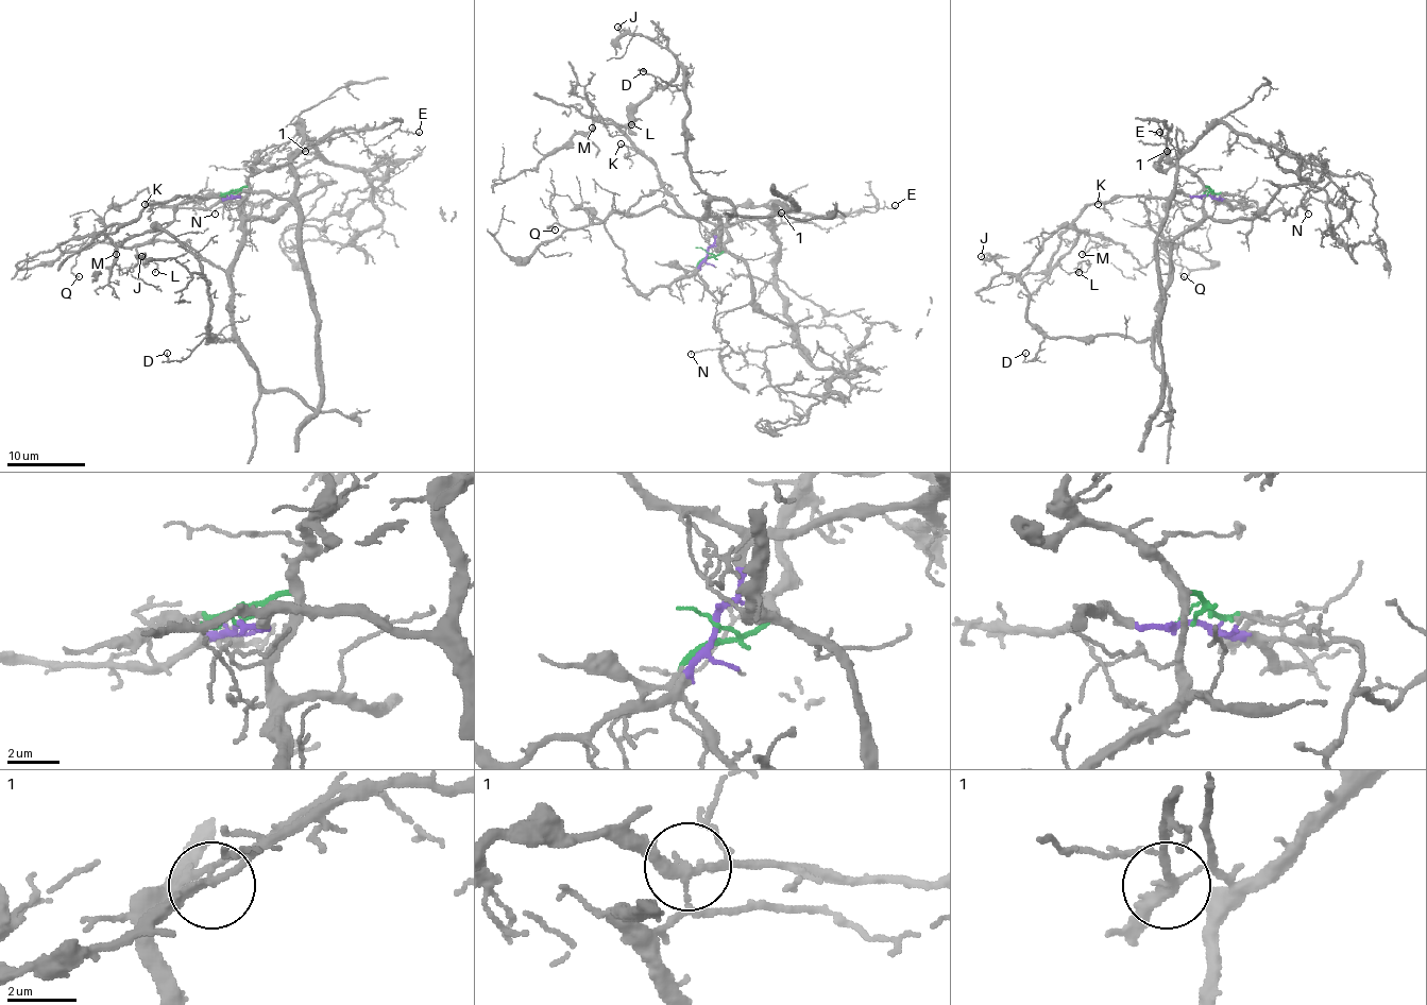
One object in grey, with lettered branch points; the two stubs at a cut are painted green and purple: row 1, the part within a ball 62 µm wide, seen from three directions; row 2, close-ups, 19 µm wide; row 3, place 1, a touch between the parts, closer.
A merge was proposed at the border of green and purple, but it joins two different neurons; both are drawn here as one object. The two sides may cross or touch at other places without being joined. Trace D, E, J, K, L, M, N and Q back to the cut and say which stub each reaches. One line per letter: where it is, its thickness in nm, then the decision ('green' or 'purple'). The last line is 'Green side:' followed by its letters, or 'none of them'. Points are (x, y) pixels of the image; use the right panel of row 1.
D: place (1025, 353); calibre 130 nm; green
E: place (1159, 132); calibre 130 nm; green
J: place (981, 256); calibre 120 nm; green
K: place (1098, 204); calibre 120 nm; purple
L: place (1079, 272); calibre 120 nm; green
M: place (1082, 254); calibre 90 nm; purple
N: place (1308, 214); calibre 100 nm; green
Q: place (1184, 276); calibre 100 nm; green
Green side: D, E, J, L, N, Q

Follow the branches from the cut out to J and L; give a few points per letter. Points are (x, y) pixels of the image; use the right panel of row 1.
J: (1206, 194), (1204, 216), (1173, 241), (1155, 334), (1141, 341), (1050, 337), (1028, 320), (1028, 290), (981, 257)
L: (1206, 194), (1151, 337), (1028, 320), (1020, 272), (1062, 227), (1079, 272)

